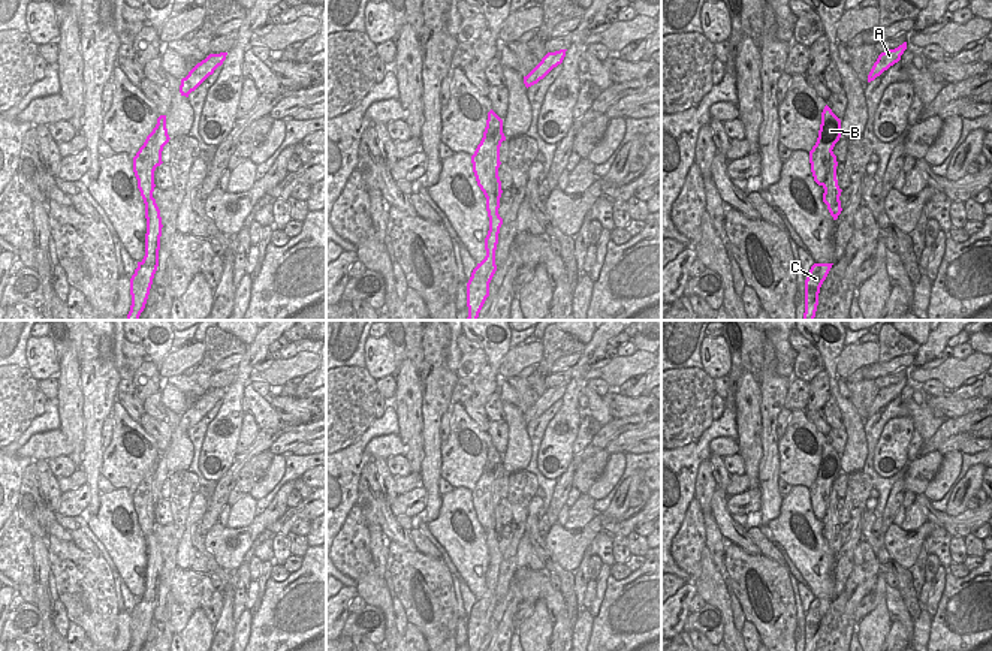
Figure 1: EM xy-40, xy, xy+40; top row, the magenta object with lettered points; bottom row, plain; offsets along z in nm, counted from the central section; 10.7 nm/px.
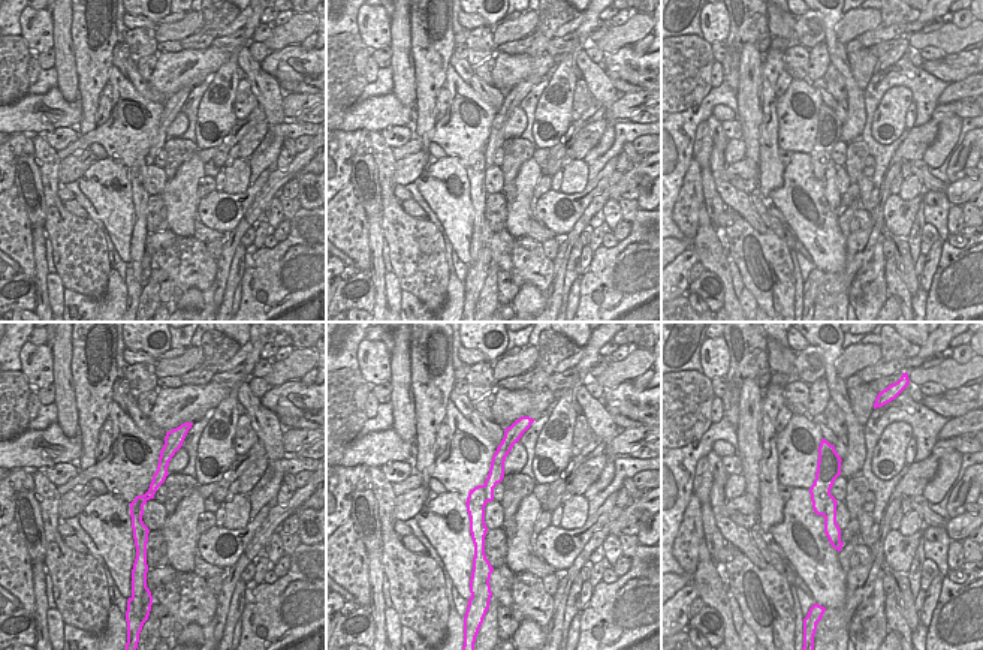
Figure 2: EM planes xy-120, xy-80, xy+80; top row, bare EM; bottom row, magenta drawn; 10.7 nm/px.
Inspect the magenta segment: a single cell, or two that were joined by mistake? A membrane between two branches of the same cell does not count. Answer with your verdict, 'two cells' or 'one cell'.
two cells

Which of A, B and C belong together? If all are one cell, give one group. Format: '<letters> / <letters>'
A C / B

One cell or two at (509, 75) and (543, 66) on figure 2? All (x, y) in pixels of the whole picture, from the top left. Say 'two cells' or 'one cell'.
one cell

